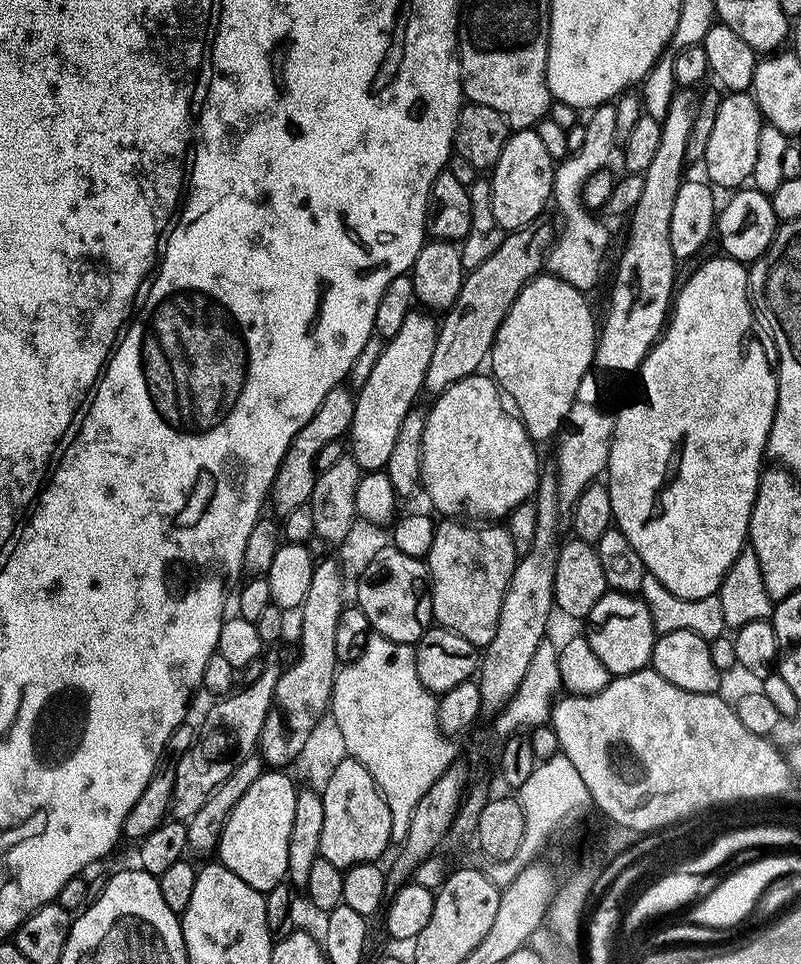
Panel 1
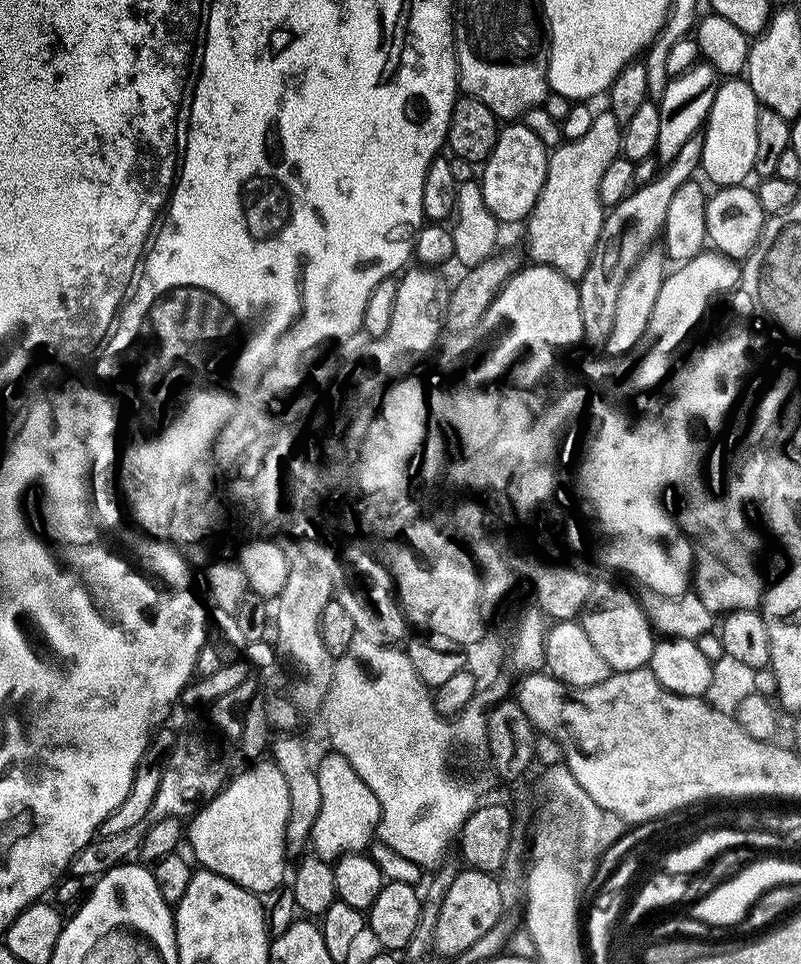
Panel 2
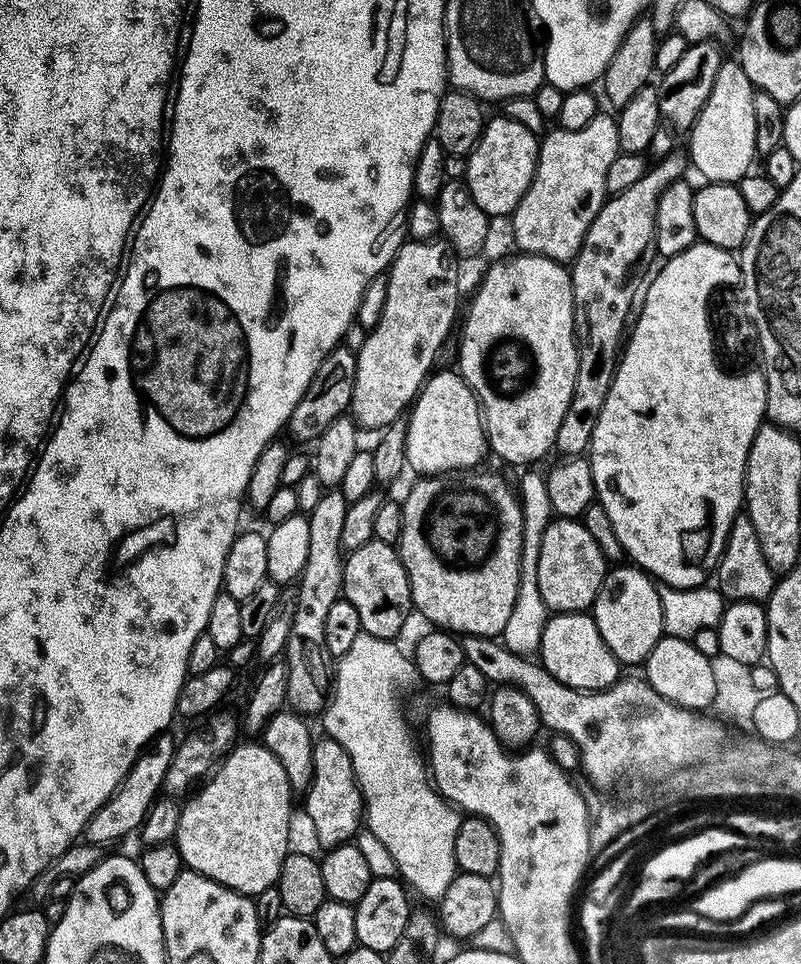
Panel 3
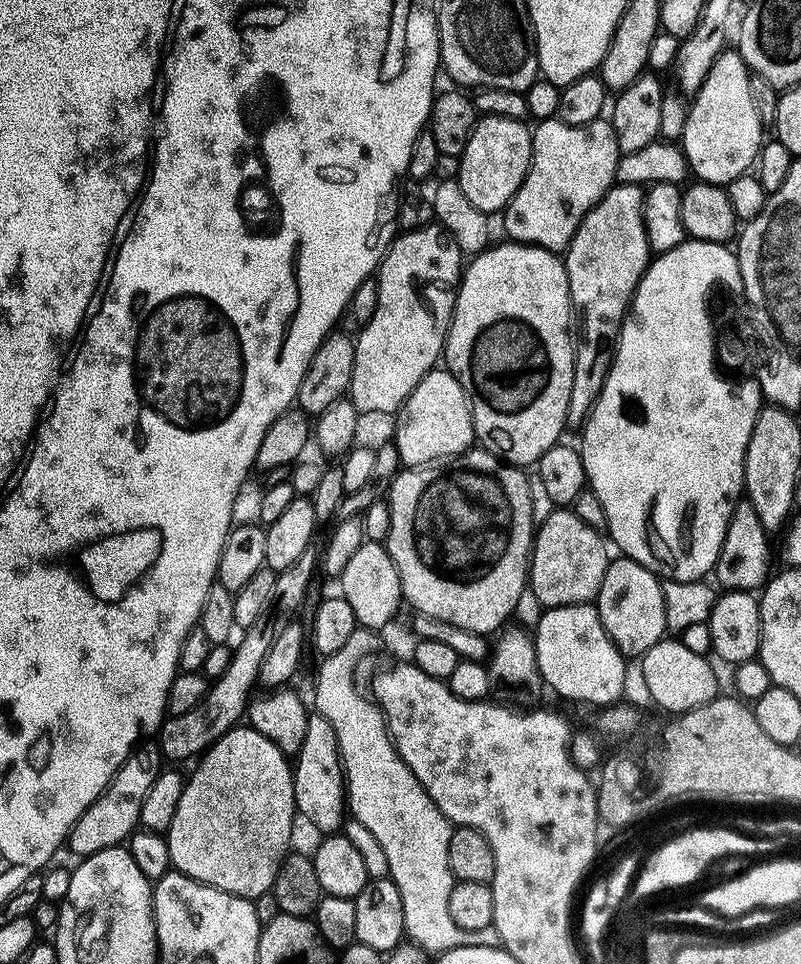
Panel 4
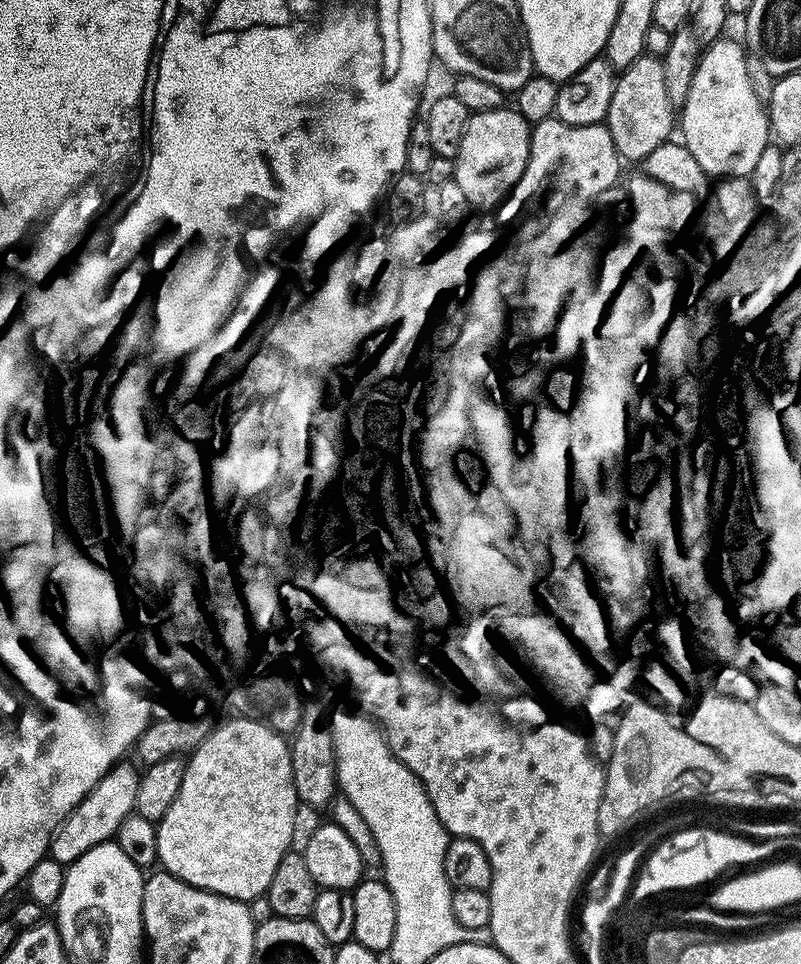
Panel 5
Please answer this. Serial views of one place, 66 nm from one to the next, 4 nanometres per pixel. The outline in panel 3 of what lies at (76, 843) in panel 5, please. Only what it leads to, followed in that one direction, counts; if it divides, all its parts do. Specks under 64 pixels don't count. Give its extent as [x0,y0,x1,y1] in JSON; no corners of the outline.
[87,732,178,846]

